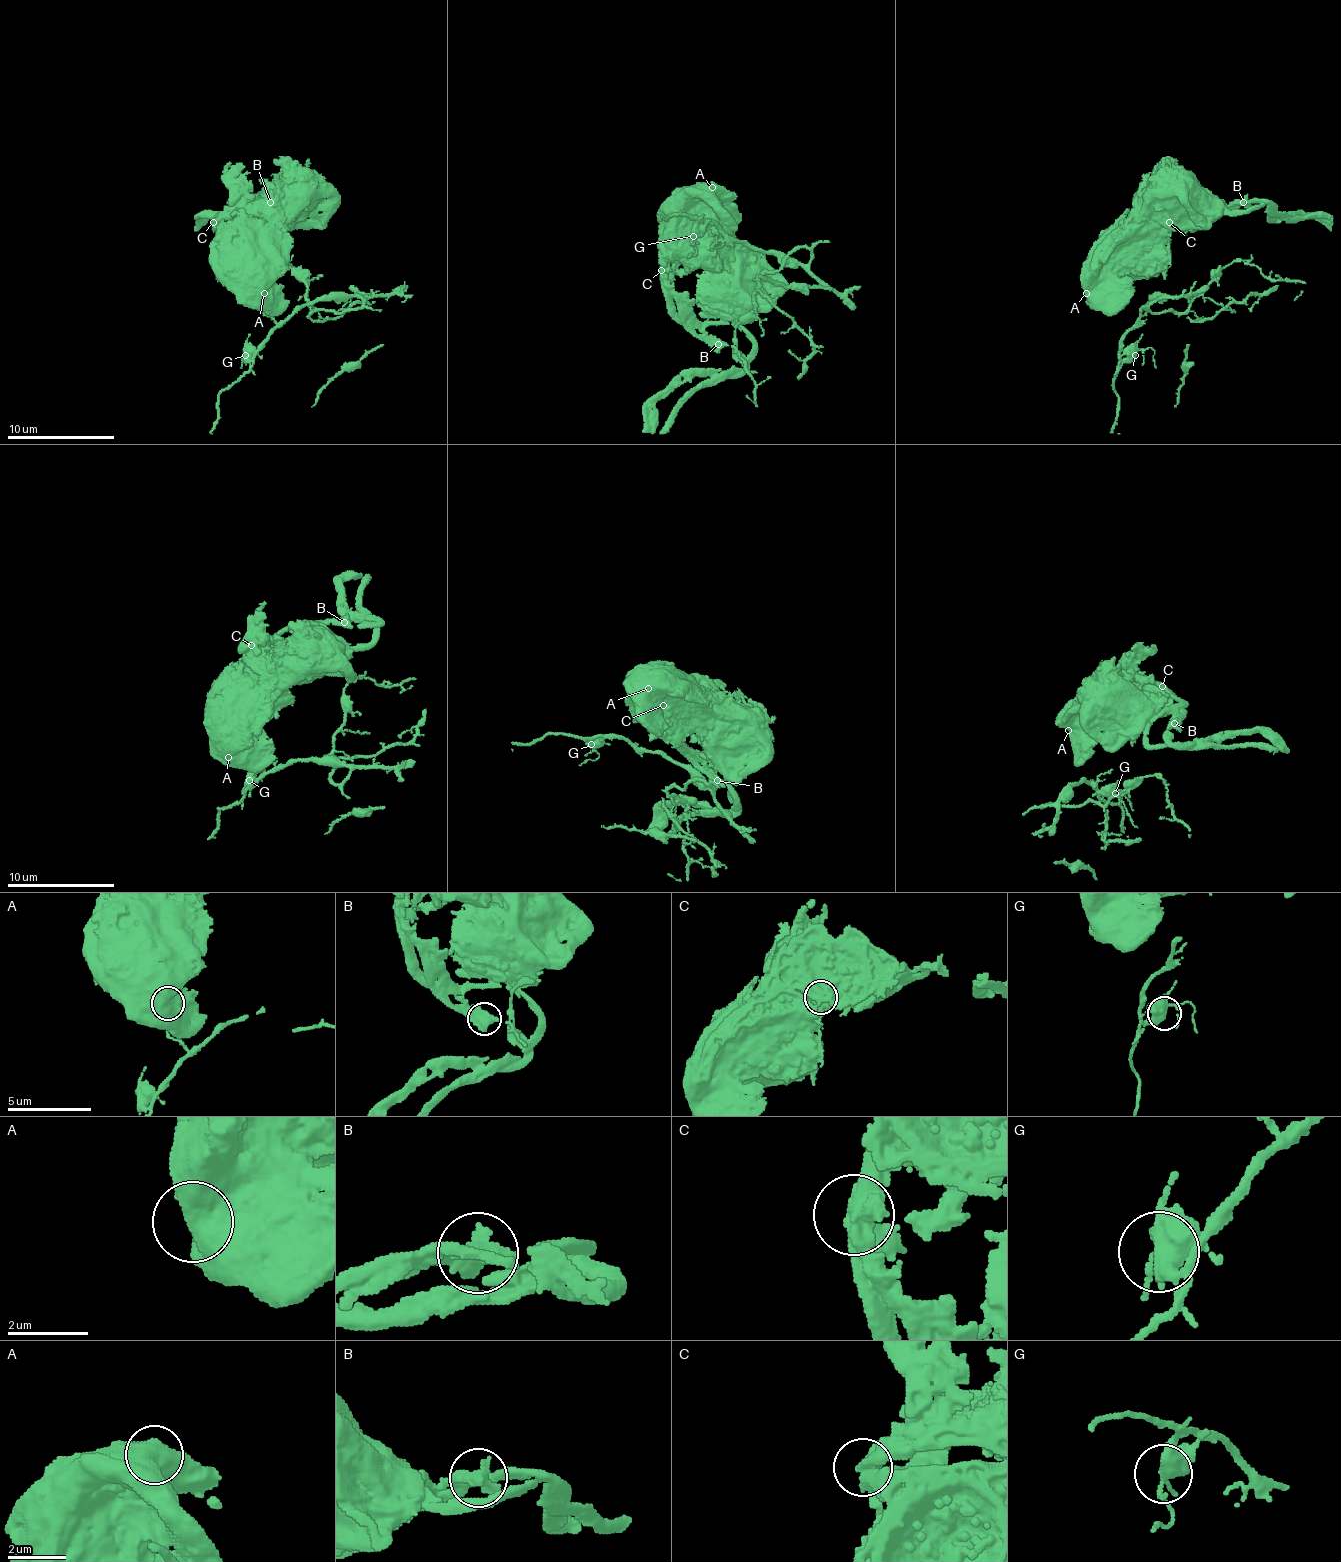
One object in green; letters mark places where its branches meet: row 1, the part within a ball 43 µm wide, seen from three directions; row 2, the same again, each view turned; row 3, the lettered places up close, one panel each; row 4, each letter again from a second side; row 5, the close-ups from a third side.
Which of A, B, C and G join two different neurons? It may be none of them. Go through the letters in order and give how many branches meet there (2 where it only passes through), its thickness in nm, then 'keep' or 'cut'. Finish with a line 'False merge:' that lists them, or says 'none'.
A: branches 1; calibre 950 nm; keep
B: branches 2; calibre 550 nm; keep
C: branches 2; calibre 600 nm; cut
G: branches 4; calibre 440 nm; keep
False merge: C

